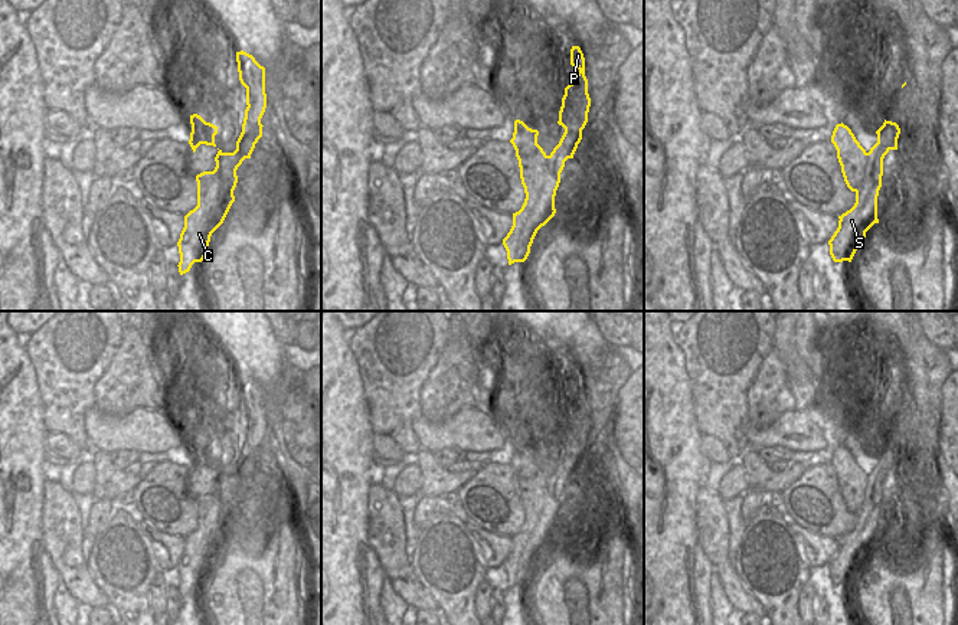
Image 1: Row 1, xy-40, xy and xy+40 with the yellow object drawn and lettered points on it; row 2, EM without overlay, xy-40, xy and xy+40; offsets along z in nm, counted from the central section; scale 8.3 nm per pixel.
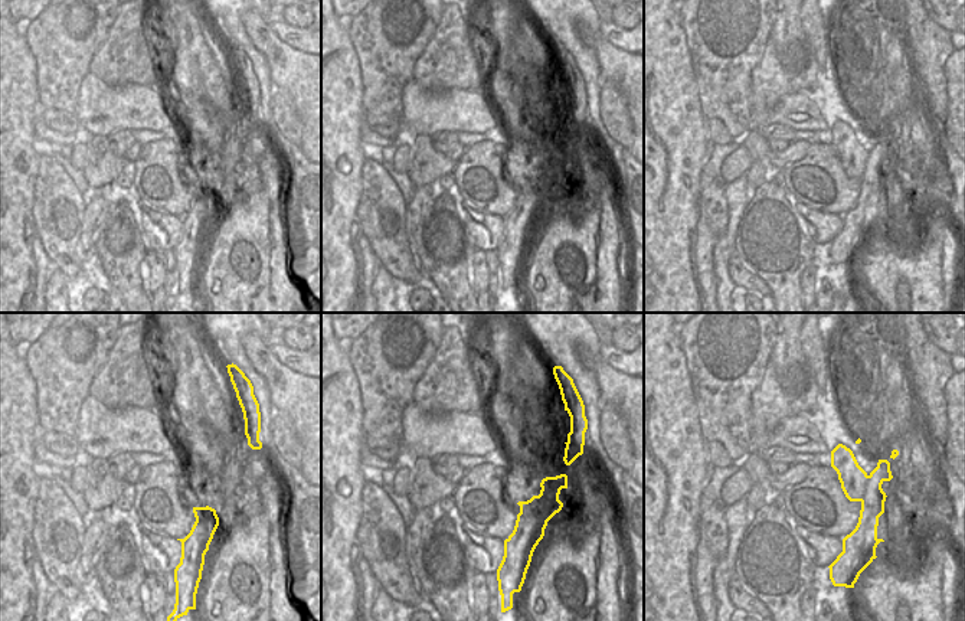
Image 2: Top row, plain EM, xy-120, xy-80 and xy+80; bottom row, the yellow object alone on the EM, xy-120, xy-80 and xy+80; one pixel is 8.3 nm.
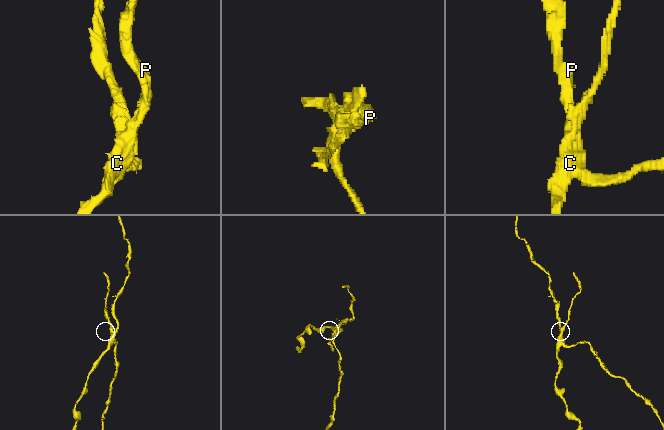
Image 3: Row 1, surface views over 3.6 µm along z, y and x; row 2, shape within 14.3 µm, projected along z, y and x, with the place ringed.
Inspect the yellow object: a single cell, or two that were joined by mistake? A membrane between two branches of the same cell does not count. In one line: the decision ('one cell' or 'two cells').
two cells

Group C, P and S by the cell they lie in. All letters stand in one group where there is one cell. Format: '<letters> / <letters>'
C / P S

